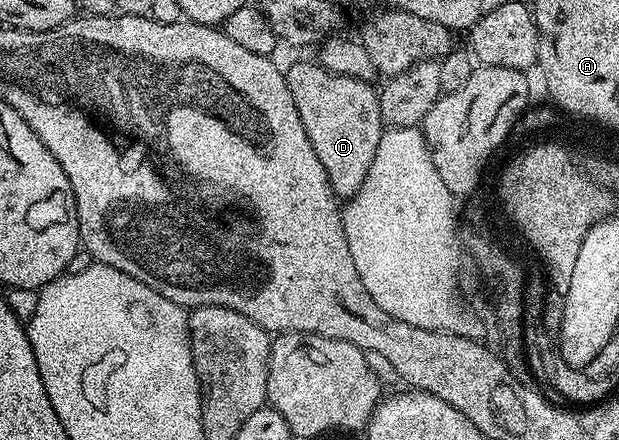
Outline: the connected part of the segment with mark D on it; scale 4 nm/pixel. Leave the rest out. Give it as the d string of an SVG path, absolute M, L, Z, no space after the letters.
M300 60L286 68L288 89L294 98L294 106L298 106L298 118L302 118L302 126L306 126L306 138L310 138L310 146L314 146L314 154L318 154L318 162L322 162L322 170L326 170L332 193L337 198L351 198L362 186L366 174L370 170L370 162L374 162L374 150L378 150L380 133L386 125L380 119L380 93L369 81L359 80L353 76L343 76L337 72L327 72L319 63Z

